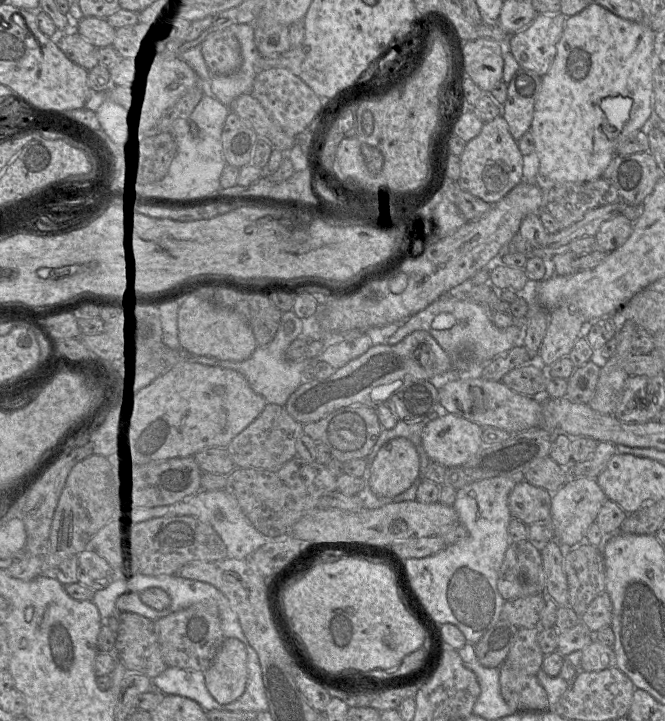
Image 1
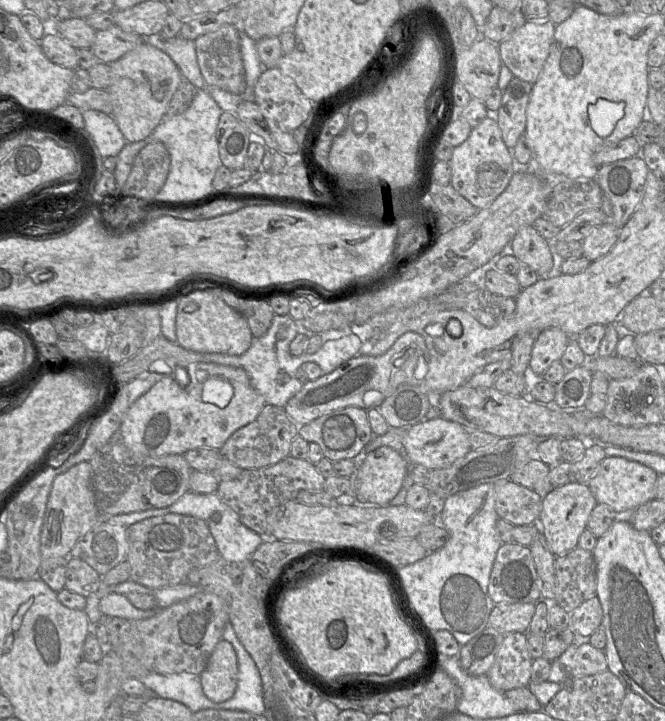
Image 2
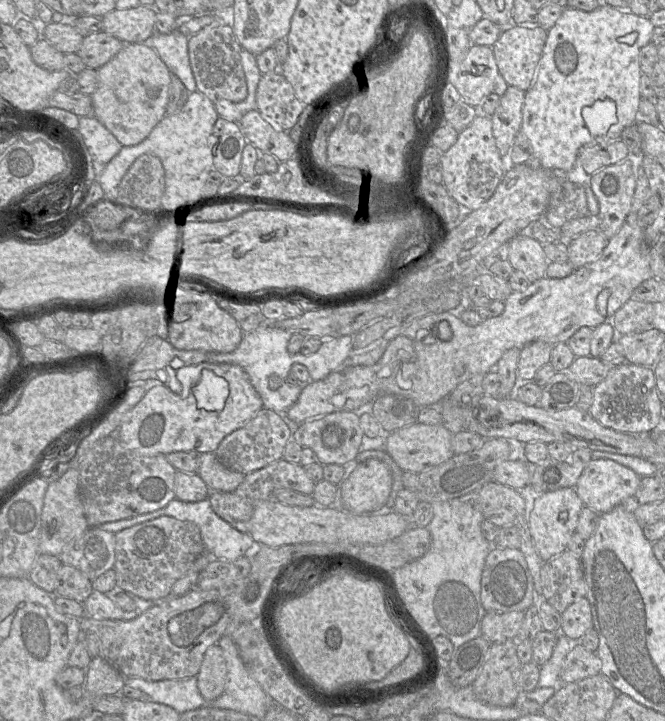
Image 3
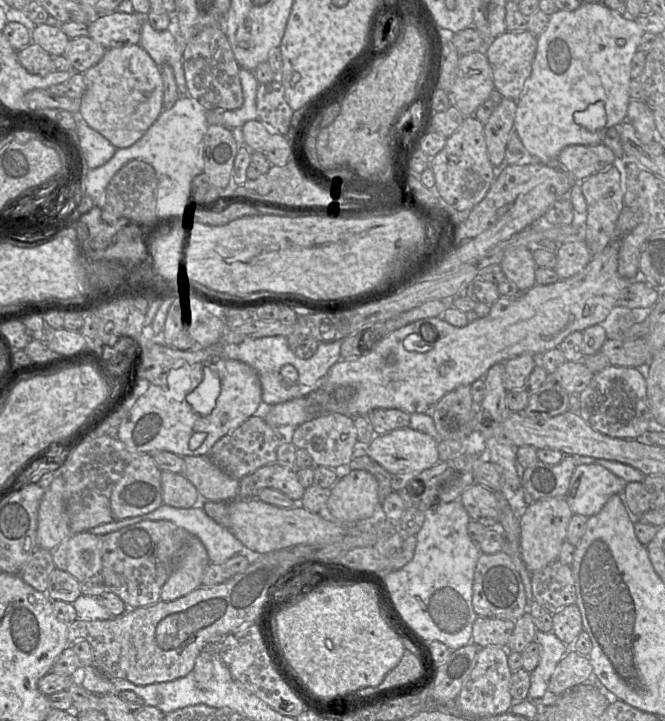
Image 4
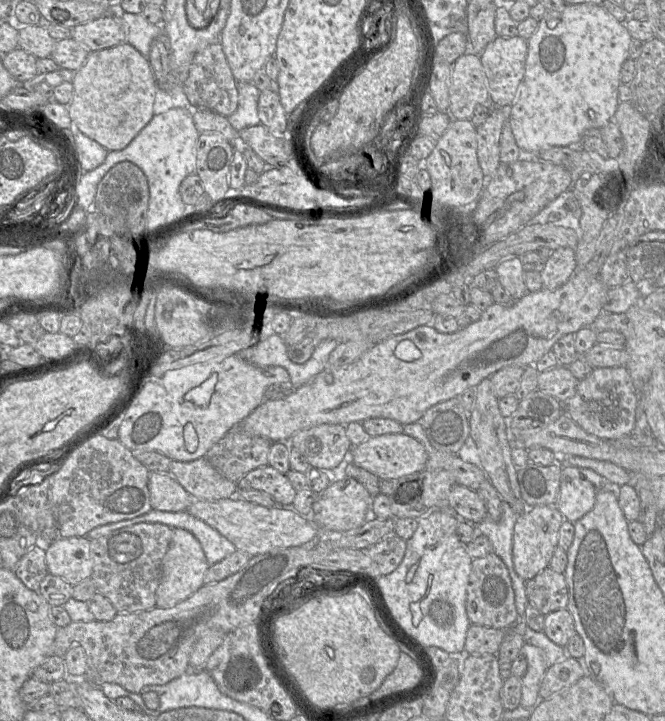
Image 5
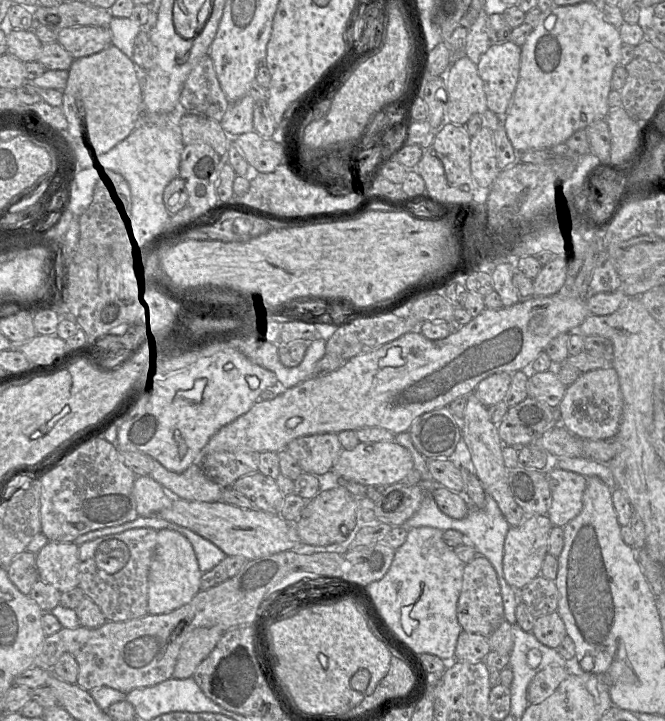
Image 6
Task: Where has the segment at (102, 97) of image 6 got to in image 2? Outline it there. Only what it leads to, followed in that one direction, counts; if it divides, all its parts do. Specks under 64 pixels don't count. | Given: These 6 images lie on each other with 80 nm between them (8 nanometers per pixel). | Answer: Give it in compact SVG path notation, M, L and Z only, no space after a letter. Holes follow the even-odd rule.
M144 41L137 47L135 47L133 50L129 51L125 55L123 55L121 58L116 60L113 63L107 63L111 65L111 69L113 71L113 83L107 88L111 98L112 98L112 113L114 120L116 121L121 133L125 137L126 141L128 143L130 142L138 142L143 139L146 139L150 136L150 134L153 132L153 130L160 124L160 122L164 119L166 115L167 108L169 106L170 100L172 99L174 93L178 89L183 76L176 66L176 64L173 62L173 60L161 49L159 41Z

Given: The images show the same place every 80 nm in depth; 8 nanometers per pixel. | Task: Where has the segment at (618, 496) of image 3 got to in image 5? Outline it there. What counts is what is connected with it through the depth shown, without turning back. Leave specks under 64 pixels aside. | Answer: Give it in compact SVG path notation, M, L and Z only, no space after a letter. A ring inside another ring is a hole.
M564 466L560 478L560 493L555 505L565 520L574 523L592 510L596 494L600 490L609 489L618 498L620 487L611 484L592 469Z

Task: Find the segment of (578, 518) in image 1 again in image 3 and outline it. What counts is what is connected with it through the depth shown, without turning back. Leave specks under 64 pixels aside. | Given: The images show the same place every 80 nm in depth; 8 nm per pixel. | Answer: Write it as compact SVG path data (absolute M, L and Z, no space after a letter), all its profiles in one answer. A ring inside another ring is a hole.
M575 487L561 488L536 496L525 526L543 562L547 562L567 550L570 539L576 533L579 514L584 507Z

